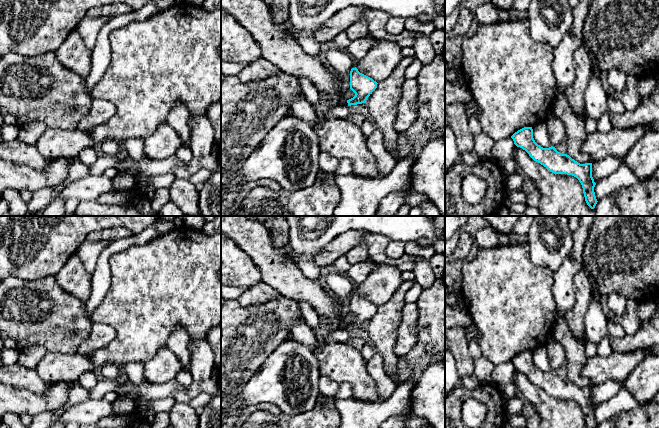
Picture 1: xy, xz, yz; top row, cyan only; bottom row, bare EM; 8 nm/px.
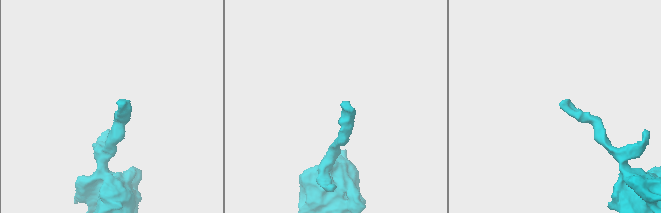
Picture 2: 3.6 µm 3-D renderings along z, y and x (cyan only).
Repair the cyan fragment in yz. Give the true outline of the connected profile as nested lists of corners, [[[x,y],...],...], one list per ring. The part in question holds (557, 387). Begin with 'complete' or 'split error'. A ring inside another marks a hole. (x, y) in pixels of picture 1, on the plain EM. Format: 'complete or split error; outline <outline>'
complete; outline [[[524,351],[511,362],[517,371],[525,374],[536,386],[554,398],[567,398],[576,401],[582,409],[587,428],[597,428],[594,416],[596,407],[592,401],[592,387],[580,388],[567,378],[561,378],[555,371],[543,372],[533,362],[532,351]]]

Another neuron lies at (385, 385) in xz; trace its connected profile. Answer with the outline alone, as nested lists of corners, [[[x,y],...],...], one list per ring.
[[[375,351],[371,359],[366,363],[367,371],[376,382],[376,390],[381,402],[389,398],[396,388],[396,383],[387,375],[383,367],[382,356]]]

